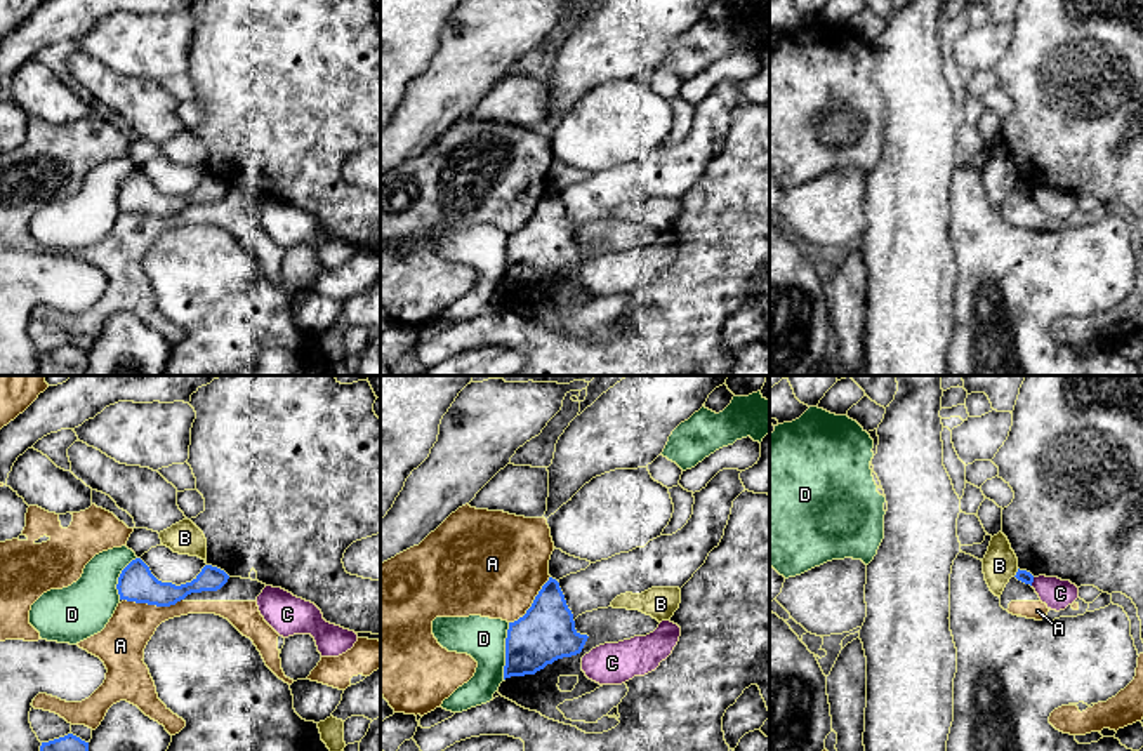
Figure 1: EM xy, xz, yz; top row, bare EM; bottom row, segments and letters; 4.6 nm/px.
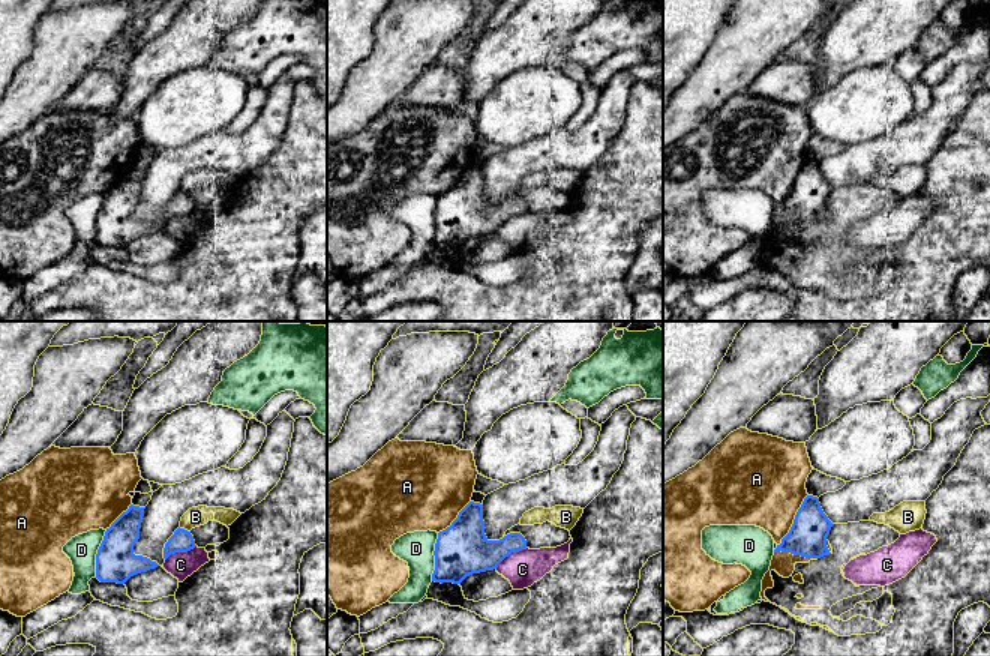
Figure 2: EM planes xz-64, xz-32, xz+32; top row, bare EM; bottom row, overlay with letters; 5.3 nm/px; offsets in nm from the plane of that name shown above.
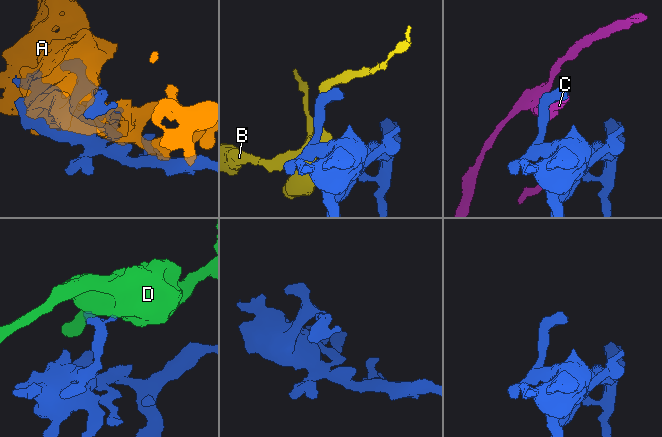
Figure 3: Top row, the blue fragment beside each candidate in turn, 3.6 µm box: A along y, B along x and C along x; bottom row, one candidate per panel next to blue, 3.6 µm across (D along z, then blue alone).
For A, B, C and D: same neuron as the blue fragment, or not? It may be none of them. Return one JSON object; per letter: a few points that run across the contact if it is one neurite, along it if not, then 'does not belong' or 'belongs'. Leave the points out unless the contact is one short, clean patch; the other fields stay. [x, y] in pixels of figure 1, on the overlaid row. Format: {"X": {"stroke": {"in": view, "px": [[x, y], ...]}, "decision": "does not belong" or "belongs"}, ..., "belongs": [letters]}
{"A": {"decision": "does not belong"}, "B": {"stroke": {"in": "yz", "px": [[1018, 569], [1013, 576]]}, "decision": "does not belong"}, "C": {"stroke": {"in": "yz", "px": [[1034, 578], [1030, 584]]}, "decision": "does not belong"}, "D": {"stroke": {"in": "xz", "px": [[509, 623], [502, 678]]}, "decision": "does not belong"}, "belongs": []}

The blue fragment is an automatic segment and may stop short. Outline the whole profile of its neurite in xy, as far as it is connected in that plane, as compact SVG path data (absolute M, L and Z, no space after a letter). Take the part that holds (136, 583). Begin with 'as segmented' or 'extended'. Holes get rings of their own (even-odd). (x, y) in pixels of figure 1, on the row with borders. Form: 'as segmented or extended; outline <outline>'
as segmented; outline M135 558L122 570L116 589L120 600L170 607L191 593L217 591L228 579L229 575L224 570L205 565L191 582L175 586L158 581L149 567L141 558Z

